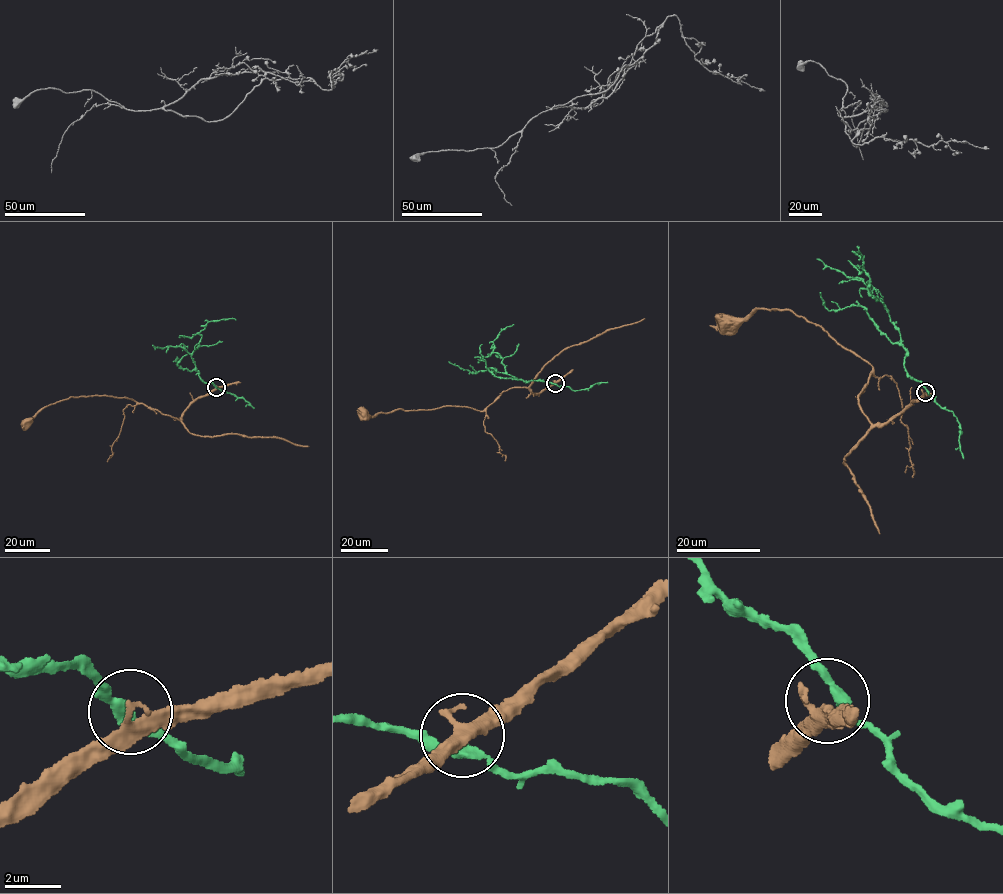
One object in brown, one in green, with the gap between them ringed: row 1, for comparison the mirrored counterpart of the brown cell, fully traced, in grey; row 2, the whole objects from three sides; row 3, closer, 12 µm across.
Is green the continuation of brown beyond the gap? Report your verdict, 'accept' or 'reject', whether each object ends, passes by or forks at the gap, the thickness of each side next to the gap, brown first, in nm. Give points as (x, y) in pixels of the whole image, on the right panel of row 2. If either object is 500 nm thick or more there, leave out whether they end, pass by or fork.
reject | brown forks | green passes by | 360/360 nm

